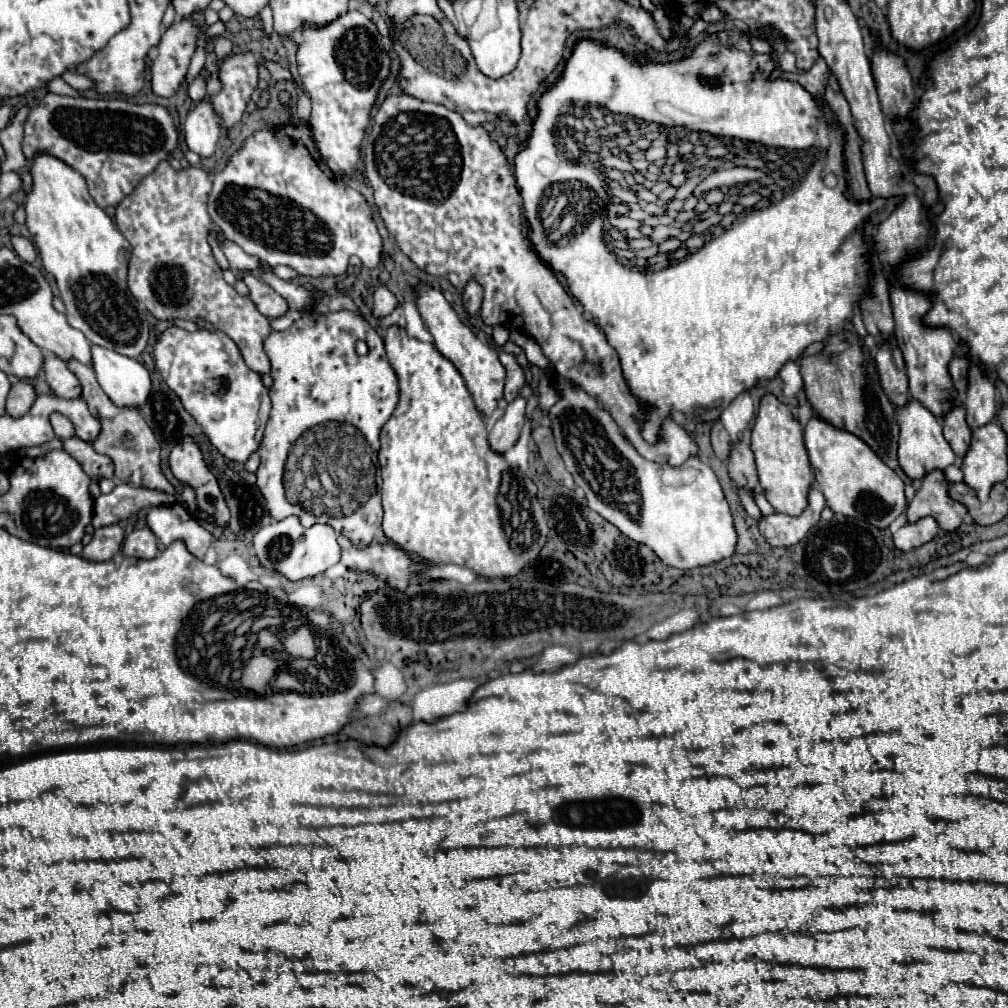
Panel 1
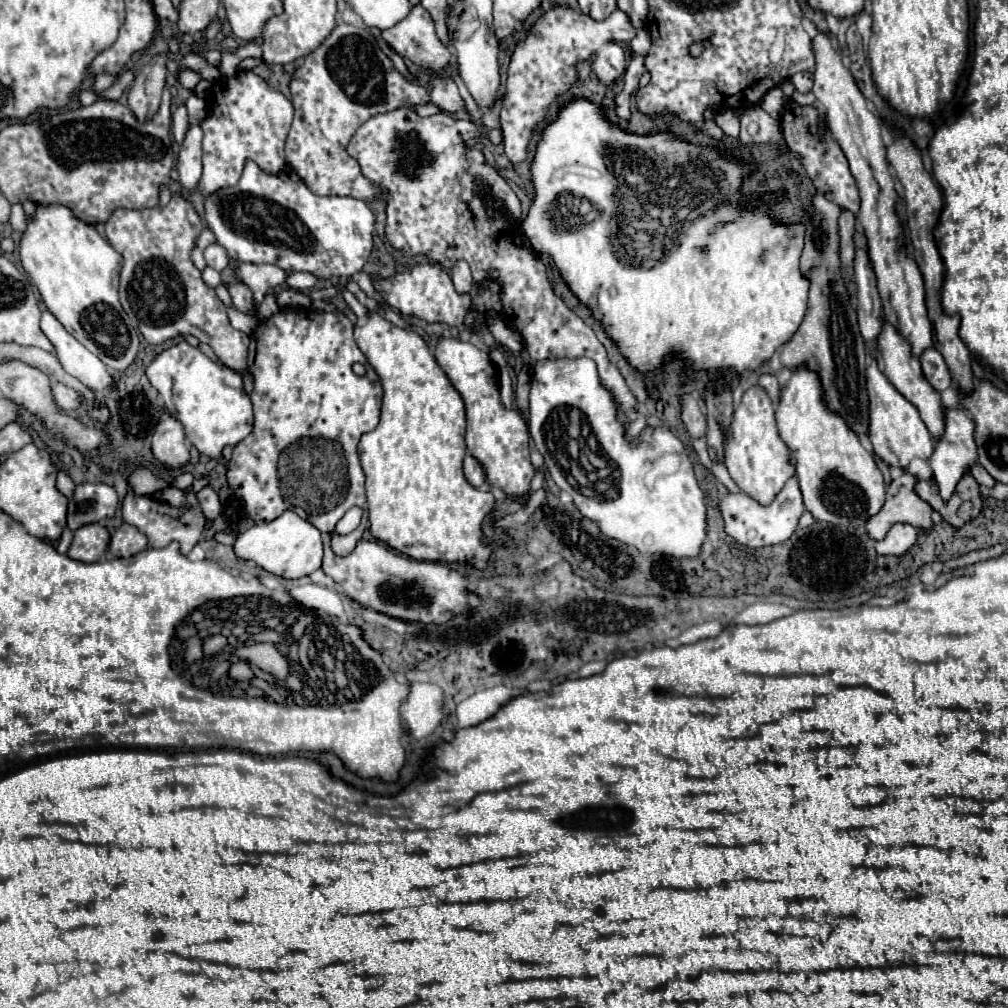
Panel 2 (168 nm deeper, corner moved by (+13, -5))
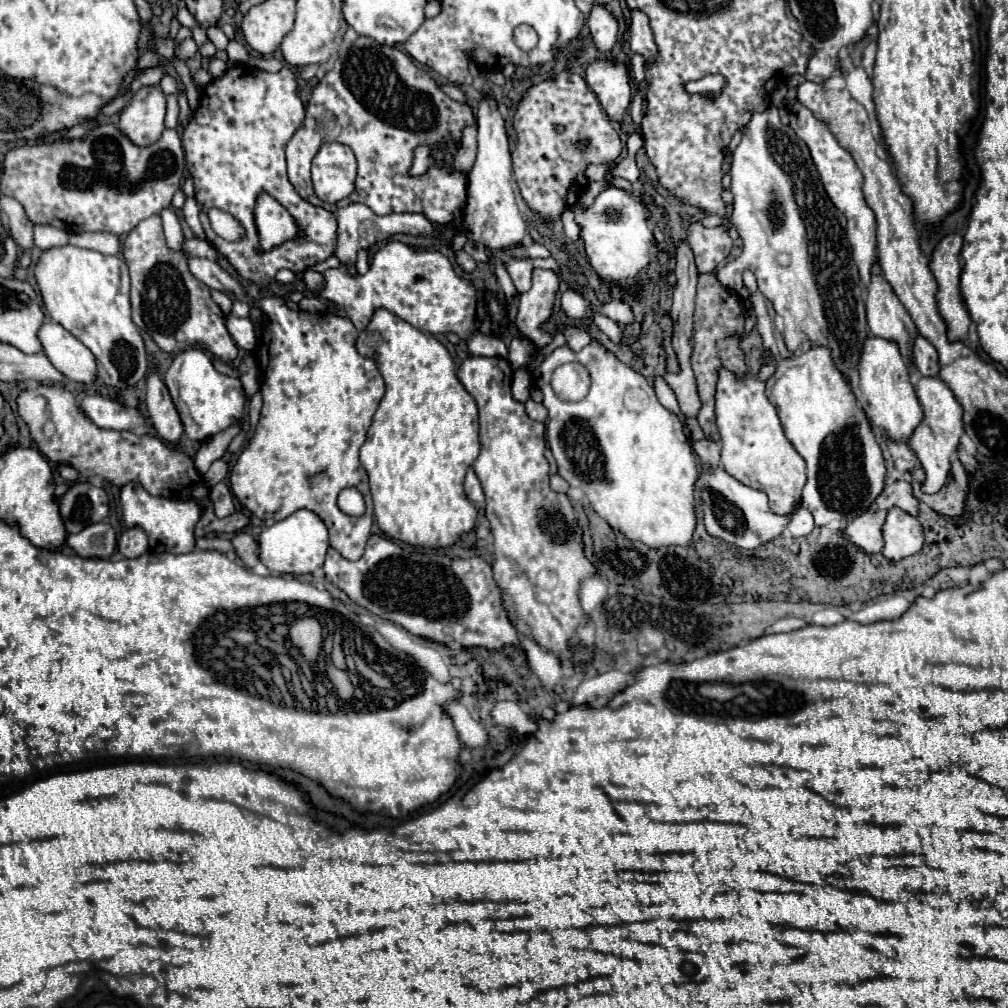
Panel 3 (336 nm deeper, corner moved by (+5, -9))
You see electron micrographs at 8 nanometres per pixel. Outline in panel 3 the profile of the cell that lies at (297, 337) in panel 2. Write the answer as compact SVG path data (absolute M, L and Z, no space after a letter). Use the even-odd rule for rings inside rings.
M265 296L255 306L269 316L269 324L261 334L257 354L261 362L263 408L251 442L245 446L231 470L231 490L235 498L261 520L283 520L301 508L315 512L329 528L331 546L343 558L359 560L373 526L369 480L367 472L359 464L359 448L365 442L373 414L385 394L383 376L373 360L367 360L357 352L357 328L347 318L339 318L329 312L291 310L281 298L275 296ZM345 488L357 488L365 496L367 512L361 518L347 516L339 510L337 496Z

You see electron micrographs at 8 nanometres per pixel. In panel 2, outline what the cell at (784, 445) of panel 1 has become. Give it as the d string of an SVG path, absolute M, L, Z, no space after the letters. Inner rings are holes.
M751 386L749 390L745 390L727 428L723 446L723 464L727 466L729 476L737 482L743 492L755 496L755 500L759 500L761 504L769 504L781 492L785 482L795 474L795 466L789 462L791 452L777 432L775 406L761 386Z

